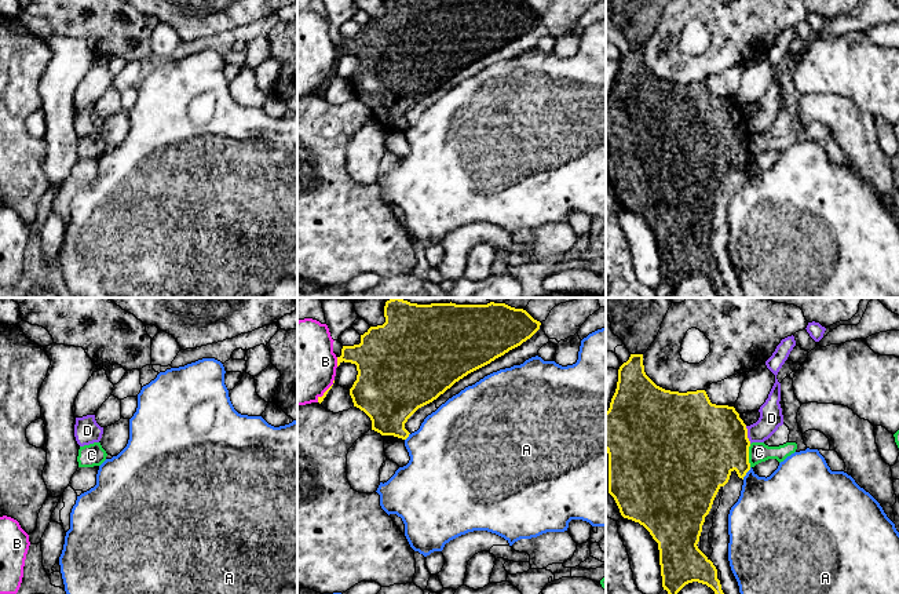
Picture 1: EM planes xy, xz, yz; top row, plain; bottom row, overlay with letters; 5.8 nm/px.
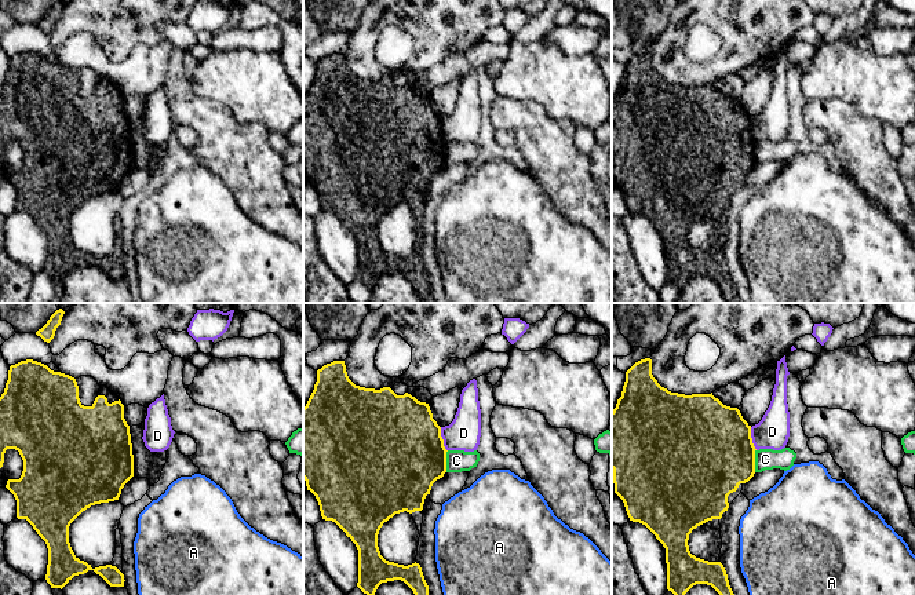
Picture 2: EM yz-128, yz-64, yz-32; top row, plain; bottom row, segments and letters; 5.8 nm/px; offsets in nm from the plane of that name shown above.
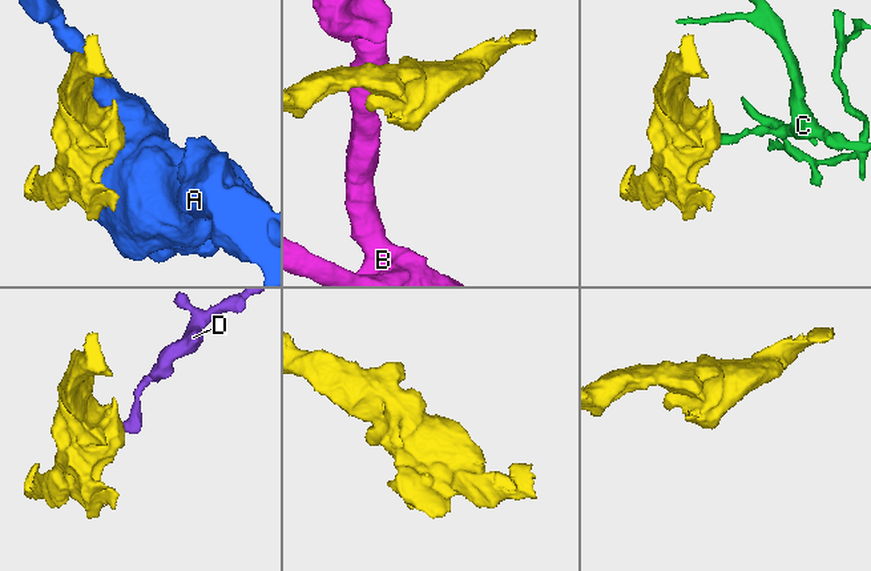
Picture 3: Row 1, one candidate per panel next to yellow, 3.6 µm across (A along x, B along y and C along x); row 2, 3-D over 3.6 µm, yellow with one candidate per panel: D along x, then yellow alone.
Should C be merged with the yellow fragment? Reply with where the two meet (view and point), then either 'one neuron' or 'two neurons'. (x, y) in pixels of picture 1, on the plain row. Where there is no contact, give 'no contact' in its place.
contact yz (748, 146); two neurons

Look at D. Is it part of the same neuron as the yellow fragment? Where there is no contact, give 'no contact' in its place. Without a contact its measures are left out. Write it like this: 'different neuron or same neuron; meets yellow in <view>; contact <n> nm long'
different neuron; meets yellow in yz; contact 110 nm long

